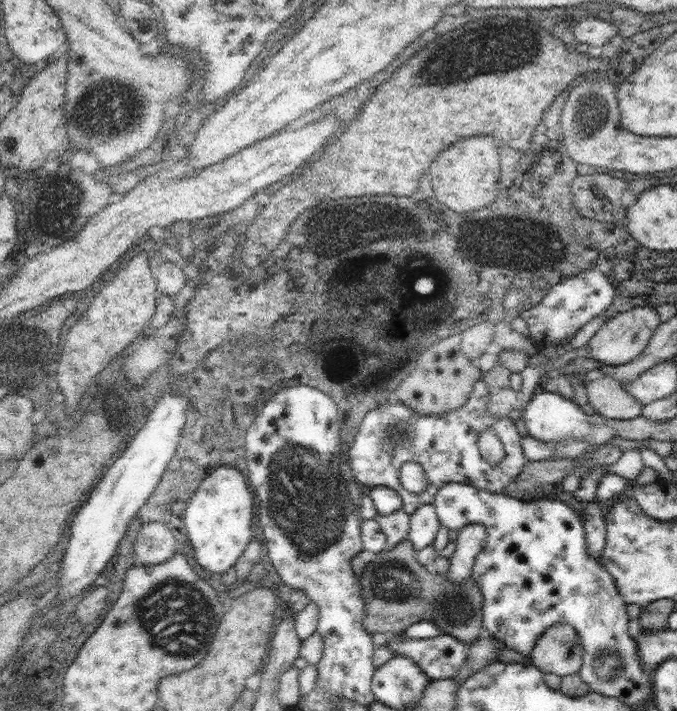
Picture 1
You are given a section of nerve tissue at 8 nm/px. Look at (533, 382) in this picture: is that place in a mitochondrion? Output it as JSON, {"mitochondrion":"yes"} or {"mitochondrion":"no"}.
{"mitochondrion":"no"}

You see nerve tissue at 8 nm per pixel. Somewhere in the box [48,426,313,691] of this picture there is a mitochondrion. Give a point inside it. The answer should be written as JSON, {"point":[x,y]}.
{"point":[183,639]}

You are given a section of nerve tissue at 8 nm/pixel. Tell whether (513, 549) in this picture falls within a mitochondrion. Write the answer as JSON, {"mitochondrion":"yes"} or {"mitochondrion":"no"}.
{"mitochondrion":"no"}

